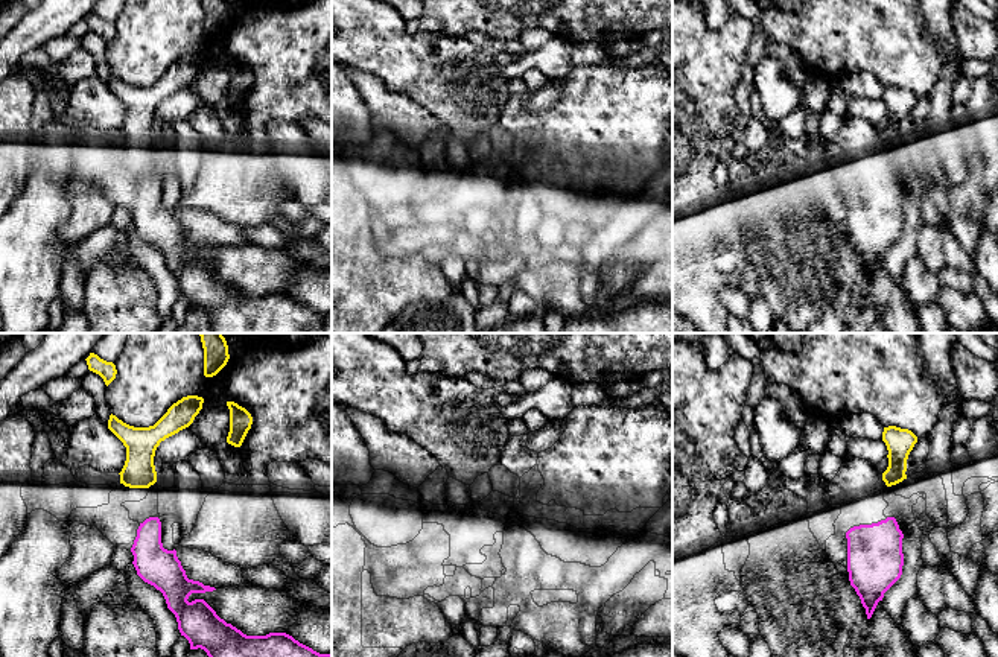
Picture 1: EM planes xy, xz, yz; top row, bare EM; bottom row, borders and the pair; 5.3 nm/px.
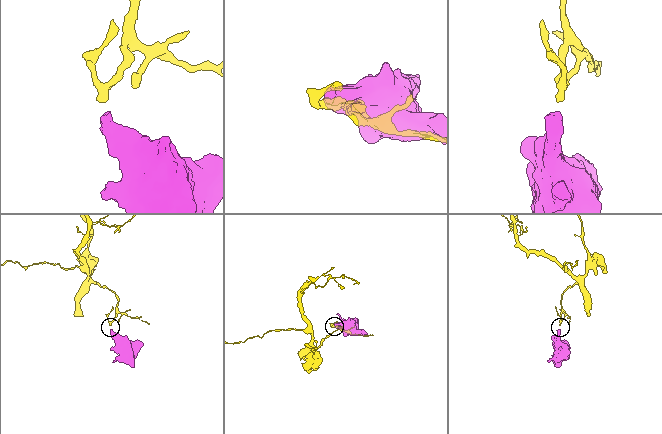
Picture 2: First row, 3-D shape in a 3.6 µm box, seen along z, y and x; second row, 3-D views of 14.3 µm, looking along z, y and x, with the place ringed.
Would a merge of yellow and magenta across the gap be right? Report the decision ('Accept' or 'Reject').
Reject

